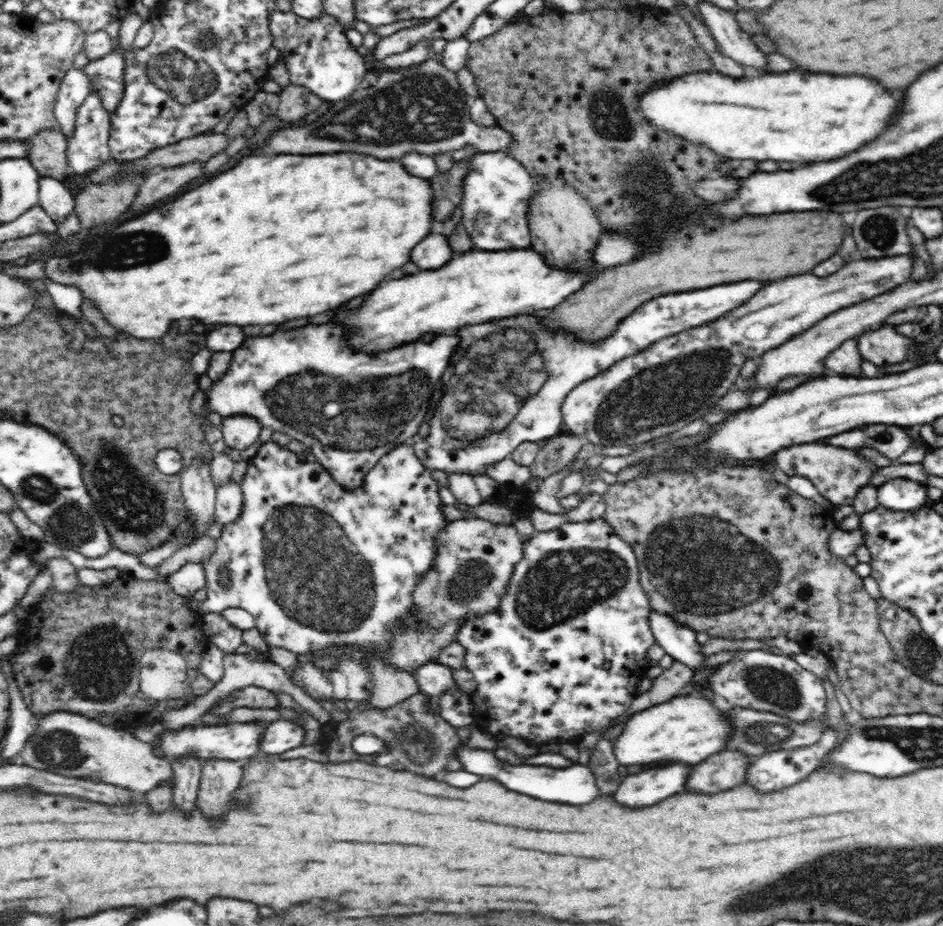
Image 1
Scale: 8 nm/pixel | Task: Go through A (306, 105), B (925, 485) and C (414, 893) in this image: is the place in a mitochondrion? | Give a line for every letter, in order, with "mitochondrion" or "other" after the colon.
A: mitochondrion
B: other
C: other

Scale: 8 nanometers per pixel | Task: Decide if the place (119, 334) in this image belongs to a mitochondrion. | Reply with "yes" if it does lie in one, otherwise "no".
no

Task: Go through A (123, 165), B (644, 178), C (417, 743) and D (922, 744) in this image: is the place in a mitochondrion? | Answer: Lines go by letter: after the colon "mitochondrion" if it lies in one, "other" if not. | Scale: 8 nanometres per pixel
A: other
B: mitochondrion
C: mitochondrion
D: mitochondrion

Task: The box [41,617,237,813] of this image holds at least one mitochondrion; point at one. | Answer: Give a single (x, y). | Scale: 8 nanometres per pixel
(106, 675)

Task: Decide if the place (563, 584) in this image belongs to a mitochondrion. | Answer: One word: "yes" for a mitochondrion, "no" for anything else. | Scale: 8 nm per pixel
yes

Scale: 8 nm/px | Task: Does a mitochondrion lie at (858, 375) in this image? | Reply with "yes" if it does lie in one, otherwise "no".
no

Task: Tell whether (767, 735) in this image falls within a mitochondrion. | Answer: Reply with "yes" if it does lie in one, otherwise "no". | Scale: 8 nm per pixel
yes

